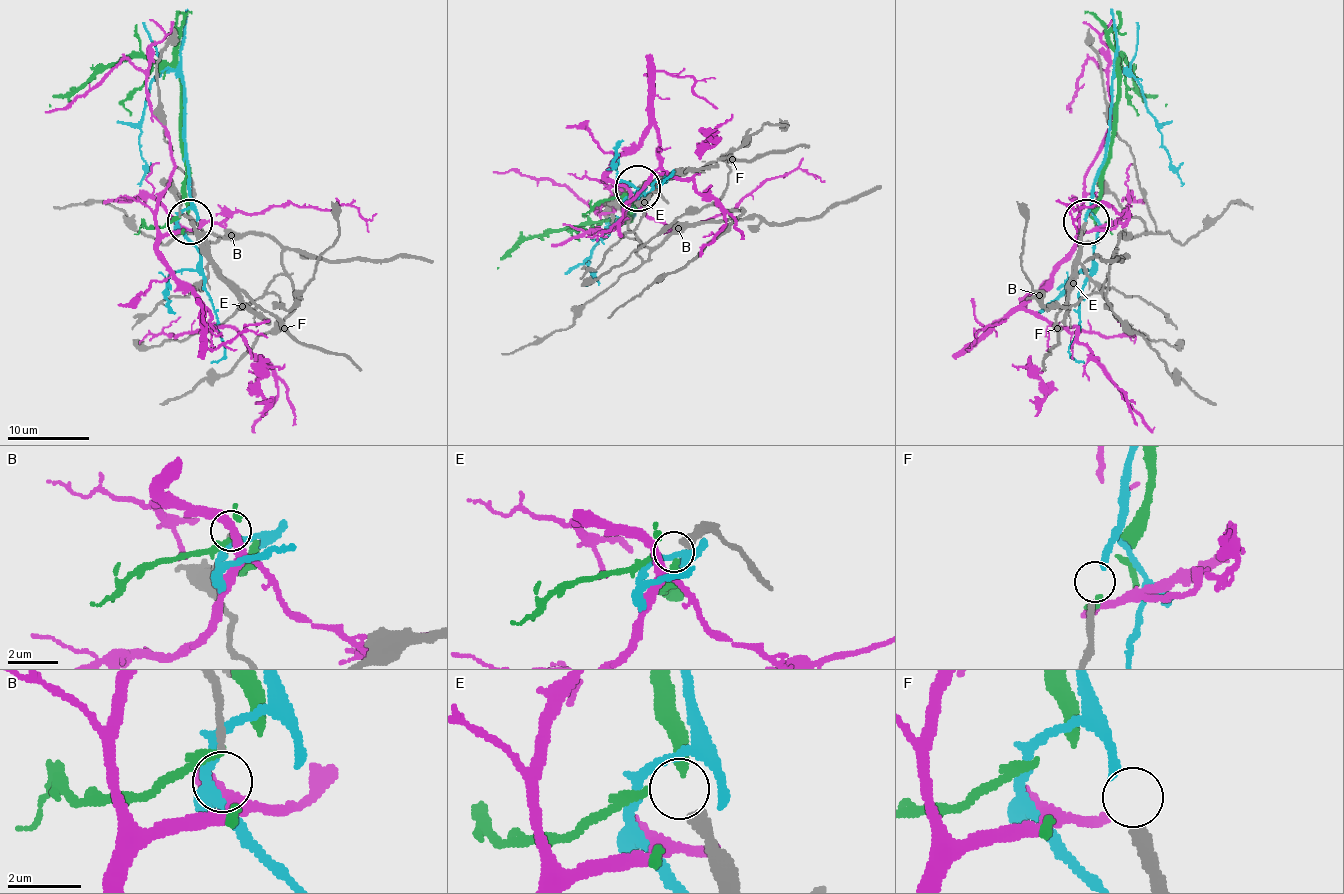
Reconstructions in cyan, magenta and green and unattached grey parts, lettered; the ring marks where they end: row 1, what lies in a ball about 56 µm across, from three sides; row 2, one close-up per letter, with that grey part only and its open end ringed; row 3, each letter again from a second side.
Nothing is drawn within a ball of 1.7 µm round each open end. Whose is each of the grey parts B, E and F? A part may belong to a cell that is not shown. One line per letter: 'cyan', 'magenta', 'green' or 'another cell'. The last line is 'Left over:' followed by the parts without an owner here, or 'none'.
B: another cell
E: green
F: cyan
Left over: B

